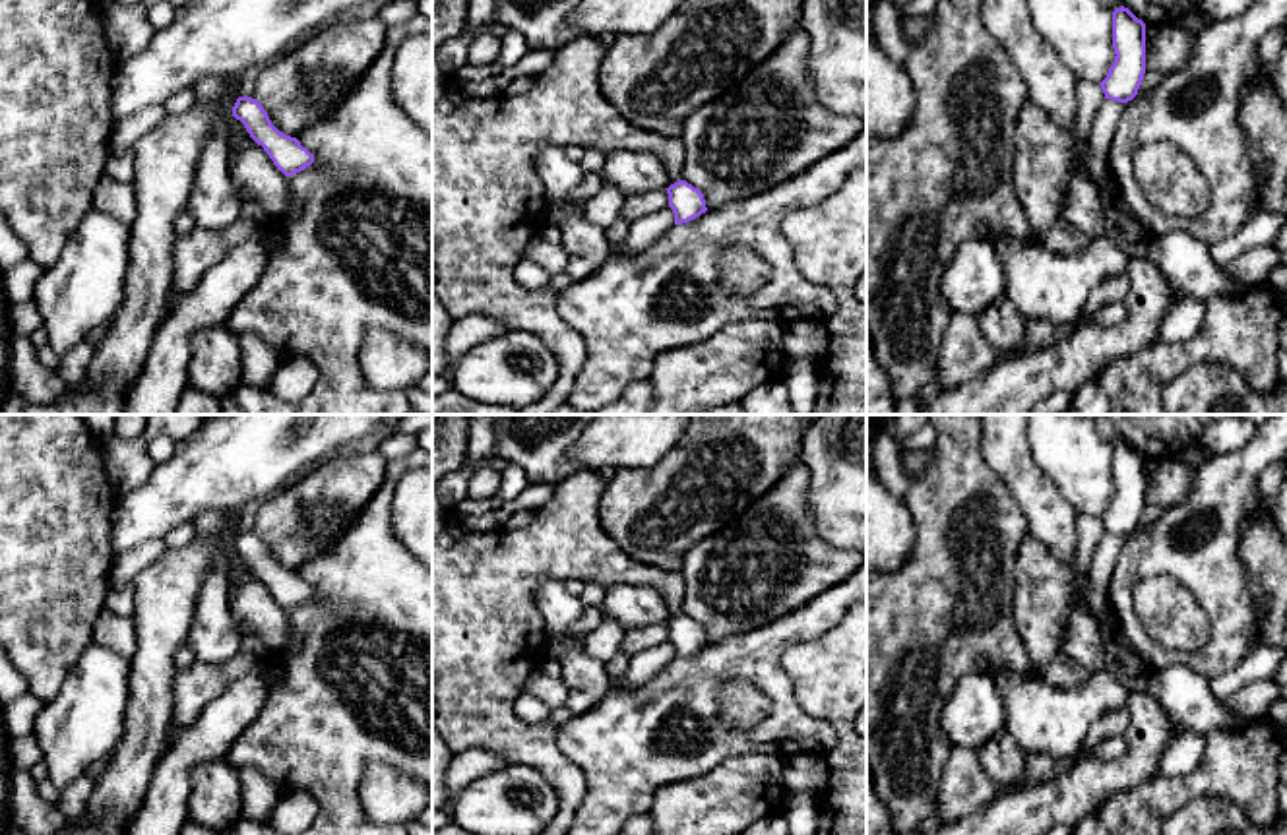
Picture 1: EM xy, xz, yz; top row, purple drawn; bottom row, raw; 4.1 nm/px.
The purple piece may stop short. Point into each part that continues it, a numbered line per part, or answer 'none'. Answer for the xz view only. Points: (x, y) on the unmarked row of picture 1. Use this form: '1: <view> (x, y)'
none

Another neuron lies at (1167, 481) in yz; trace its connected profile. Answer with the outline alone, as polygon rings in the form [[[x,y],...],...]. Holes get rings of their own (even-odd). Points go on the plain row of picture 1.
[[[1182,457],[1146,459],[1146,504],[1169,508],[1190,490],[1196,467]]]

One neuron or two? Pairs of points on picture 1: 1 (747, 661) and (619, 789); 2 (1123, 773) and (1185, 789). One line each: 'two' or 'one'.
1: one
2: two

